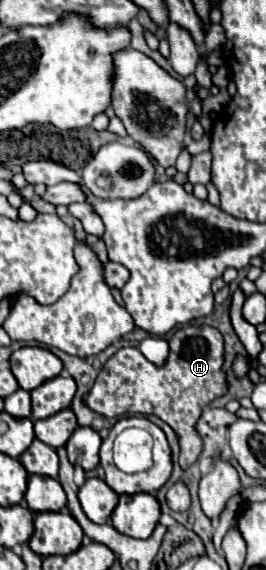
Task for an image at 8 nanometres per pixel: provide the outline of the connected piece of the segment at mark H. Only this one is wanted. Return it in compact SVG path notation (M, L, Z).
M186 326L174 332L174 336L168 340L170 344L170 354L164 362L164 366L156 366L152 362L148 362L144 358L144 354L136 348L120 348L100 370L92 390L86 396L86 404L106 416L106 418L116 418L122 414L154 414L160 420L164 420L178 436L178 444L180 444L180 466L186 470L188 466L192 466L204 444L202 438L196 432L196 422L200 420L202 412L210 406L210 402L218 396L224 396L228 392L228 378L222 370L224 366L224 338L220 334L220 330L212 328L212 326Z

